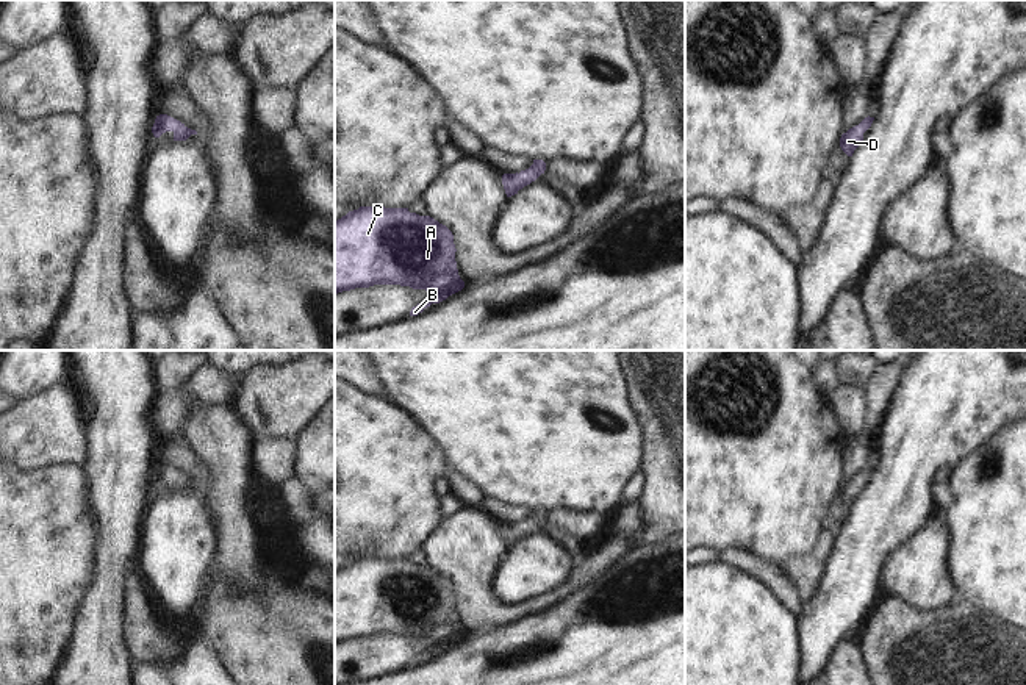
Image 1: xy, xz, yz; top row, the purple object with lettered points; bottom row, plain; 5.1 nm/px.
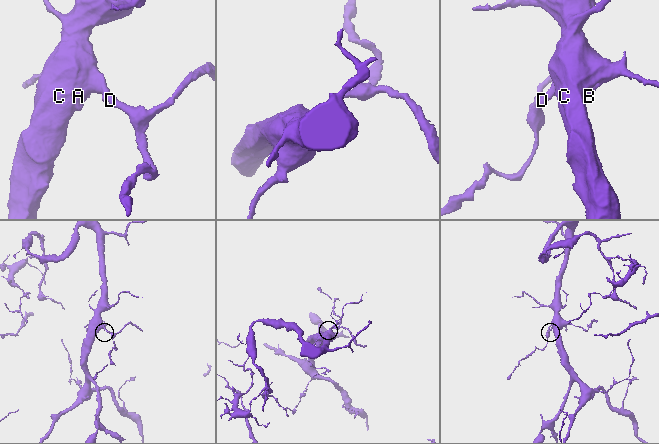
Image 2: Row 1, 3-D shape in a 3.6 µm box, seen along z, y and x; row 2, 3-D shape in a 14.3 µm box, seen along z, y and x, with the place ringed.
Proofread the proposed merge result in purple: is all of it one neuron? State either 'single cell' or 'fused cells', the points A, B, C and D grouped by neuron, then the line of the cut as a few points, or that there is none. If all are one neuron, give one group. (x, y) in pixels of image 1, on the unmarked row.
single cell; groups A B C D; cut none

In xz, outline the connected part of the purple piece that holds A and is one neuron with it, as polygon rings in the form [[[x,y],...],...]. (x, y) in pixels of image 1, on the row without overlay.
[[[360,557],[335,571],[335,644],[374,635],[425,640],[427,652],[410,662],[410,666],[418,666],[465,638],[455,602],[452,582],[430,566],[410,563],[408,558]]]

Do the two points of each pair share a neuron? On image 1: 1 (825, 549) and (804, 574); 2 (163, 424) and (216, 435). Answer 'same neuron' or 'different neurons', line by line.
1: same neuron
2: different neurons

